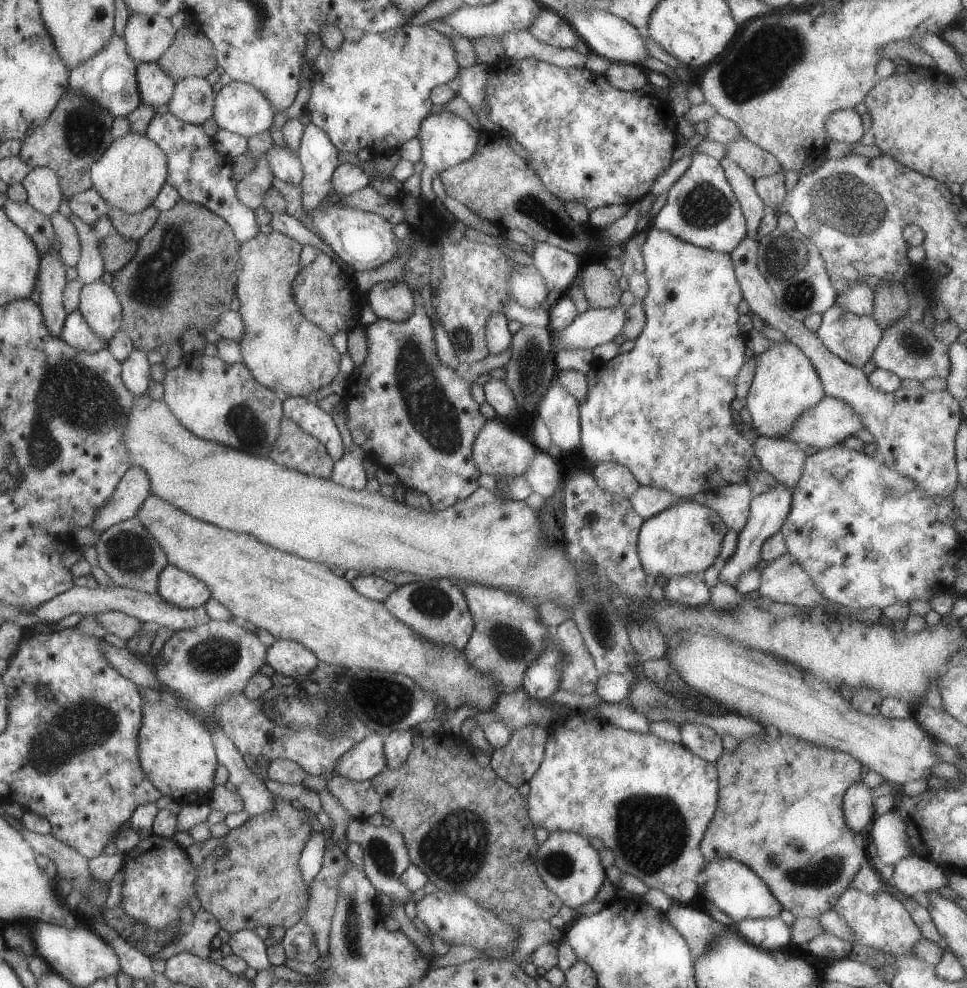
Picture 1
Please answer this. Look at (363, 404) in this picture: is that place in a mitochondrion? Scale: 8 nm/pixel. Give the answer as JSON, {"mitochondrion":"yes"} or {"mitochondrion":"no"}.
{"mitochondrion":"no"}

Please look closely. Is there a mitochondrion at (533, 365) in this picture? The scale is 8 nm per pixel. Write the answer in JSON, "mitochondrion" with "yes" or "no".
{"mitochondrion":"yes"}

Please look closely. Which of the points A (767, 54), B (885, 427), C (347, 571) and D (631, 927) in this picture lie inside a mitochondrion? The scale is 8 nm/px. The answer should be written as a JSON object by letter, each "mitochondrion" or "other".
{"A":"mitochondrion","B":"other","C":"other","D":"other"}

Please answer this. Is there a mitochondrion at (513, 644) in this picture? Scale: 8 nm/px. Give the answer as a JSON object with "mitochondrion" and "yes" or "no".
{"mitochondrion":"yes"}

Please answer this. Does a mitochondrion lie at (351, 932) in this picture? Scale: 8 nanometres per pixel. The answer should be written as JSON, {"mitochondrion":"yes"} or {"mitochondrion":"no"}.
{"mitochondrion":"yes"}

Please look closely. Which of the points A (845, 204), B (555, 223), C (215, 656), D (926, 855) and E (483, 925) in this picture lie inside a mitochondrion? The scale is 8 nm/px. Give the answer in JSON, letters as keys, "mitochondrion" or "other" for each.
{"A":"mitochondrion","B":"mitochondrion","C":"mitochondrion","D":"other","E":"other"}

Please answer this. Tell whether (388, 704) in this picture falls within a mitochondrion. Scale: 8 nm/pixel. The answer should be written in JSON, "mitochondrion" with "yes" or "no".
{"mitochondrion":"yes"}

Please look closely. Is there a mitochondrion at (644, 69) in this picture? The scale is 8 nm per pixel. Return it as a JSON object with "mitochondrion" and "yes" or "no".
{"mitochondrion":"no"}

